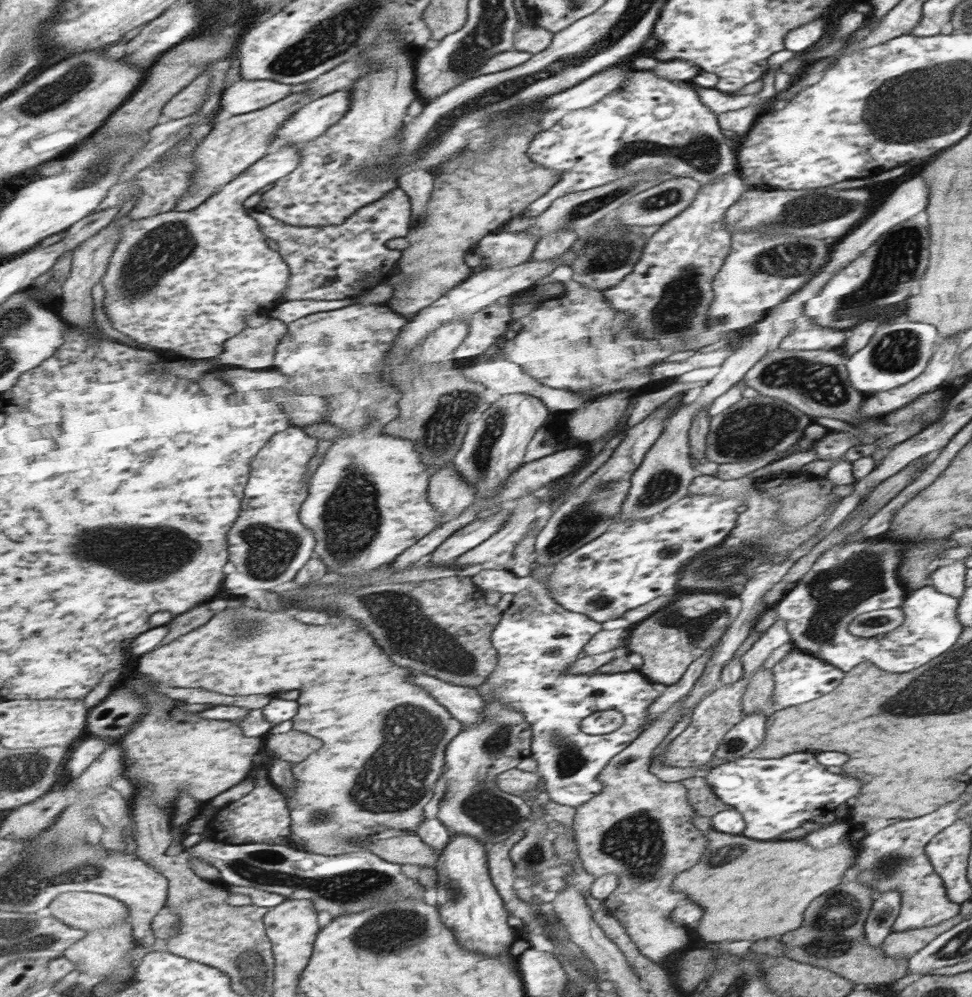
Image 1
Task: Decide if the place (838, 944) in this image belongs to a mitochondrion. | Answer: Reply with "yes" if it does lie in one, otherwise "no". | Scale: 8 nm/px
yes

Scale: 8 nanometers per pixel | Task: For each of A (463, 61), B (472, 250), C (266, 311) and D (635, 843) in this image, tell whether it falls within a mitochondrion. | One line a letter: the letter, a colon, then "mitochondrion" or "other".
A: mitochondrion
B: other
C: other
D: mitochondrion

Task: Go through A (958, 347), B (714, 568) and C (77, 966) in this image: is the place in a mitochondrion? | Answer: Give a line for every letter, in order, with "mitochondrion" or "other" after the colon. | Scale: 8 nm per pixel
A: other
B: mitochondrion
C: other

